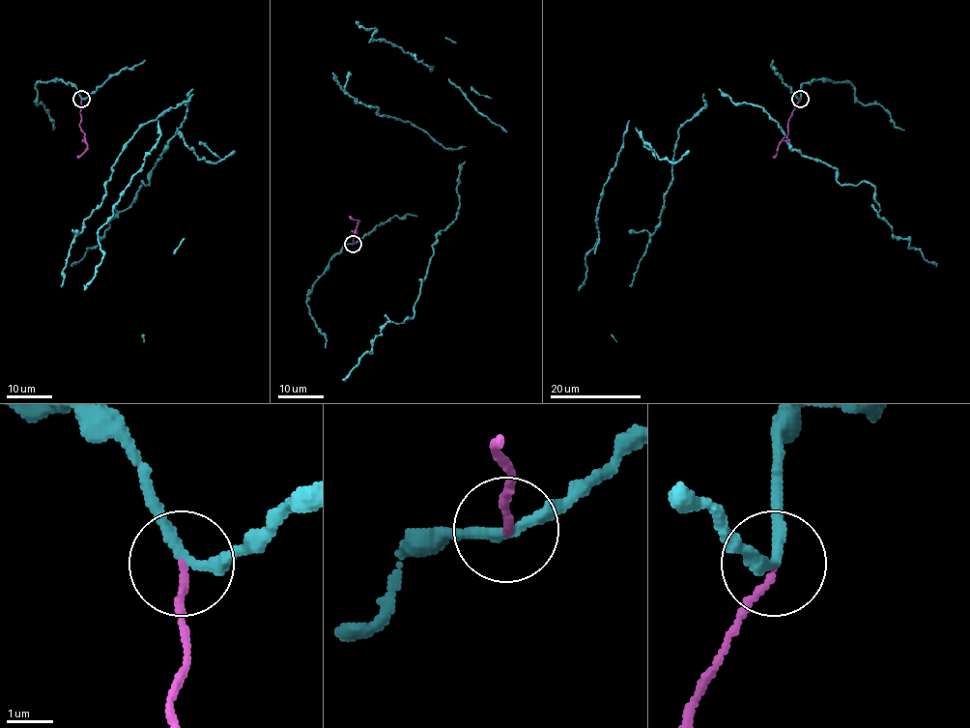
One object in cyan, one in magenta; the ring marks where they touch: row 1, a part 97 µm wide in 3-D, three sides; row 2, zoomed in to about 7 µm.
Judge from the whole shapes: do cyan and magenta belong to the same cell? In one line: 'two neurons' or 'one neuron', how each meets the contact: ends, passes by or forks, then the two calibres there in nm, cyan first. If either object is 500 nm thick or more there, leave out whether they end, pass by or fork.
two neurons; cyan passes by; magenta ends; calibres 220 and 150 nm

